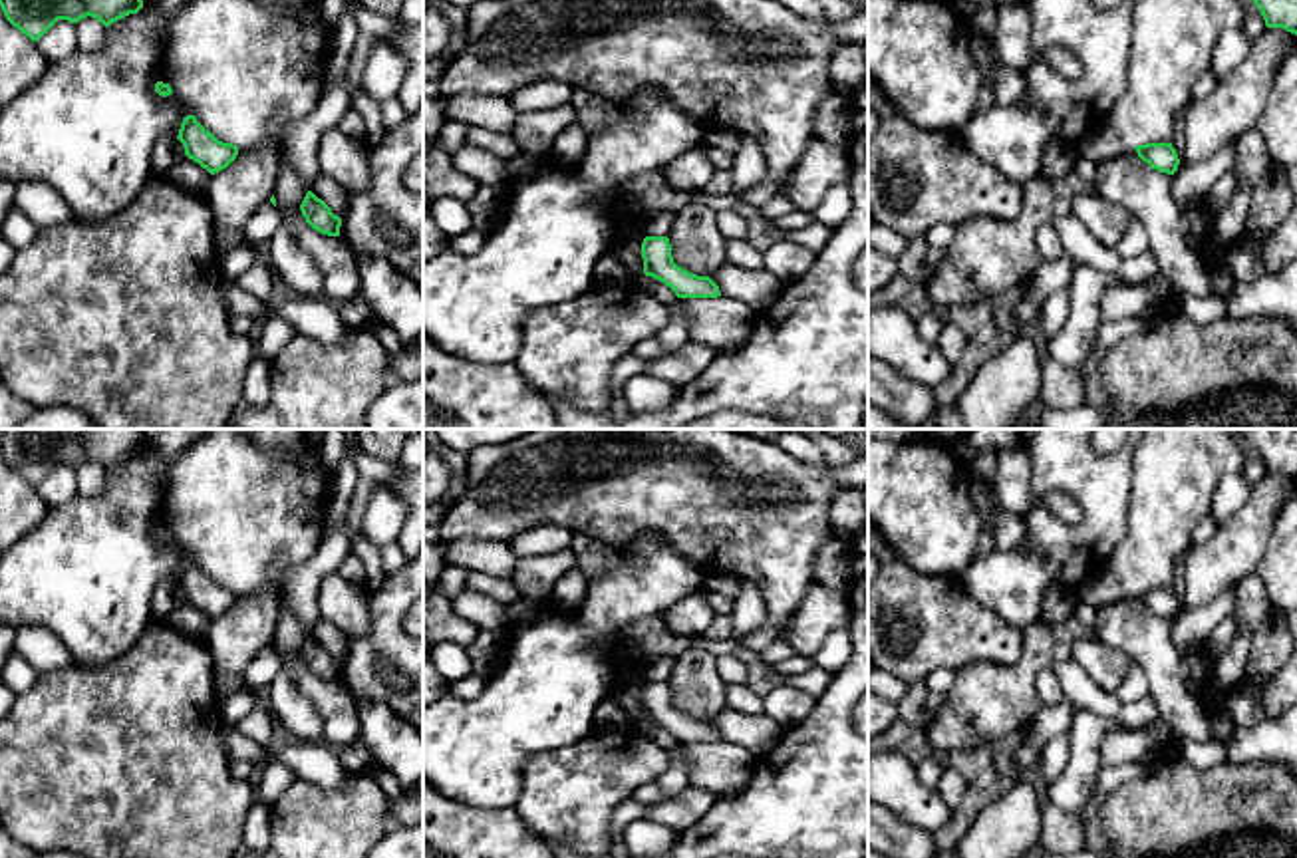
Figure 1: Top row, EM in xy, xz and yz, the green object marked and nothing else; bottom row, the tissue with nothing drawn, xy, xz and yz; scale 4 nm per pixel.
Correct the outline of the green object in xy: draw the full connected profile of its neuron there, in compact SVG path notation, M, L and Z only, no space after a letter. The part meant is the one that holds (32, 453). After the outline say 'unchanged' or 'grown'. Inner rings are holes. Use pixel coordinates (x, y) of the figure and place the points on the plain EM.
M0 429L6 465L38 487L58 465L91 461L105 473L143 453L139 429Z; unchanged

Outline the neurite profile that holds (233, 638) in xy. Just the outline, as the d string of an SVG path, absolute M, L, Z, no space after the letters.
M278 588L238 594L236 604L211 620L205 644L213 653L216 681L242 677L254 653L274 640L280 612Z

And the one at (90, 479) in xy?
M83 463L75 467L75 495L93 499L103 493L105 471L97 463Z

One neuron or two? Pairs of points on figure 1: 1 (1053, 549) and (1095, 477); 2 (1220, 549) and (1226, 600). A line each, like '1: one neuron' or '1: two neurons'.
1: one neuron
2: two neurons

